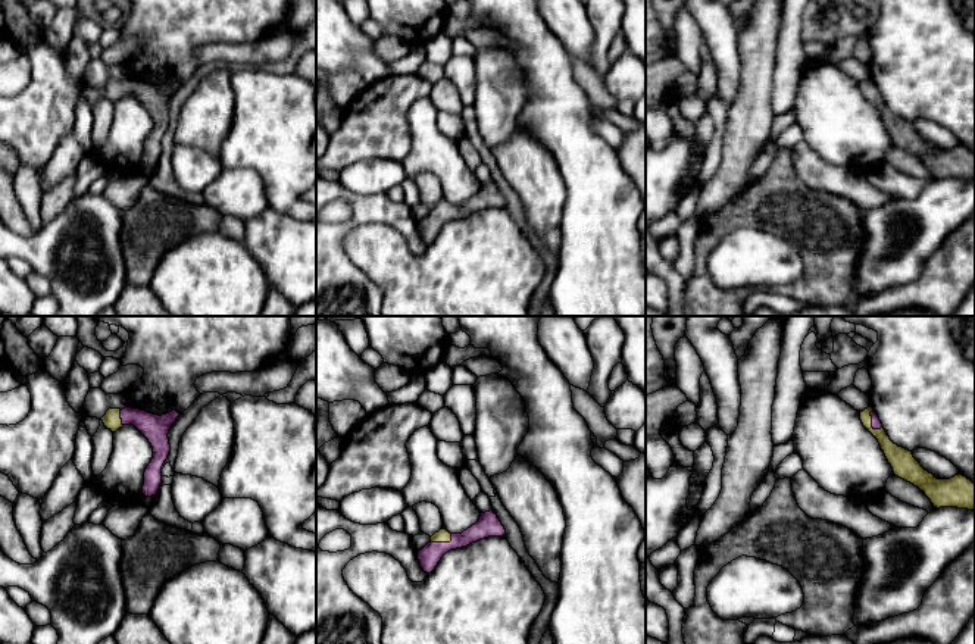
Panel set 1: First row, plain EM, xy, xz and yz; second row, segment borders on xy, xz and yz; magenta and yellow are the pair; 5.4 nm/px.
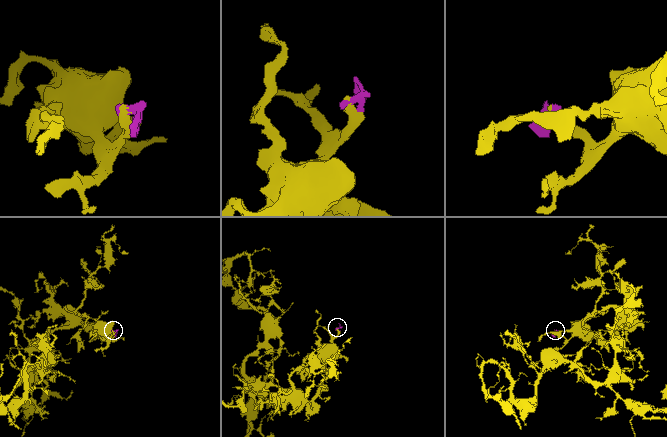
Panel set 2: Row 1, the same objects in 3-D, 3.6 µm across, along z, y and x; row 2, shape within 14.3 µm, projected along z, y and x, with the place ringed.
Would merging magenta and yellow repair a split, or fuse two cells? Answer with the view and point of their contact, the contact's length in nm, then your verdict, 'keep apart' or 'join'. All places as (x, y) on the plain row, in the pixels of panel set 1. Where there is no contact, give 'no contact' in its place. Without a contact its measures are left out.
contact xz (443, 213); length 130 nm; join

